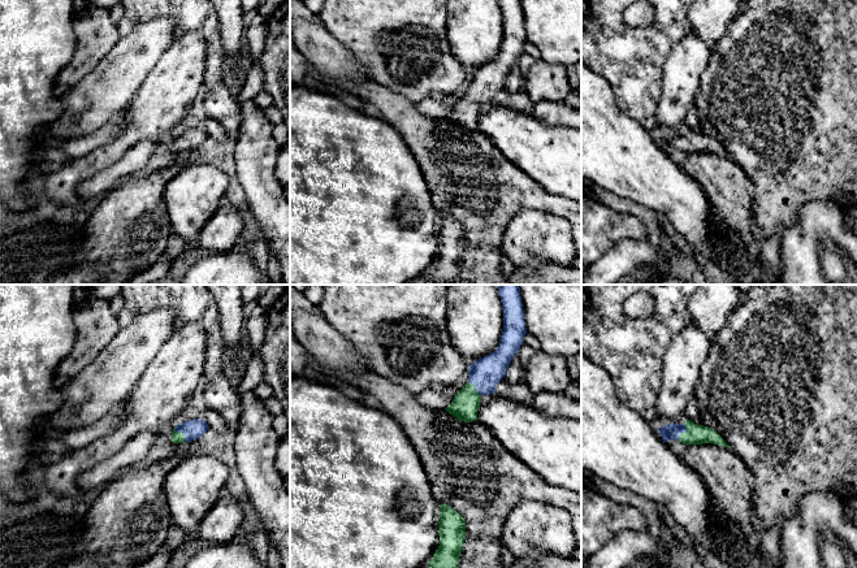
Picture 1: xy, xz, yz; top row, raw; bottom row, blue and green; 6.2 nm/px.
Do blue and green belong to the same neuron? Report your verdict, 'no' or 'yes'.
yes

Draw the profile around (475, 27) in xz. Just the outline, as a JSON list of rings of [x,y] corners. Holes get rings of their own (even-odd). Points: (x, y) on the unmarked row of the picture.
[[[446,0],[446,34],[453,56],[469,71],[498,57],[503,16],[498,0]]]

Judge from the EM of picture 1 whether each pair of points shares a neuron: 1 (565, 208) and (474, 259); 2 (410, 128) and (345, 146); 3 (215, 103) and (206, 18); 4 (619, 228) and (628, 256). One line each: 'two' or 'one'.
1: one
2: two
3: one
4: two

